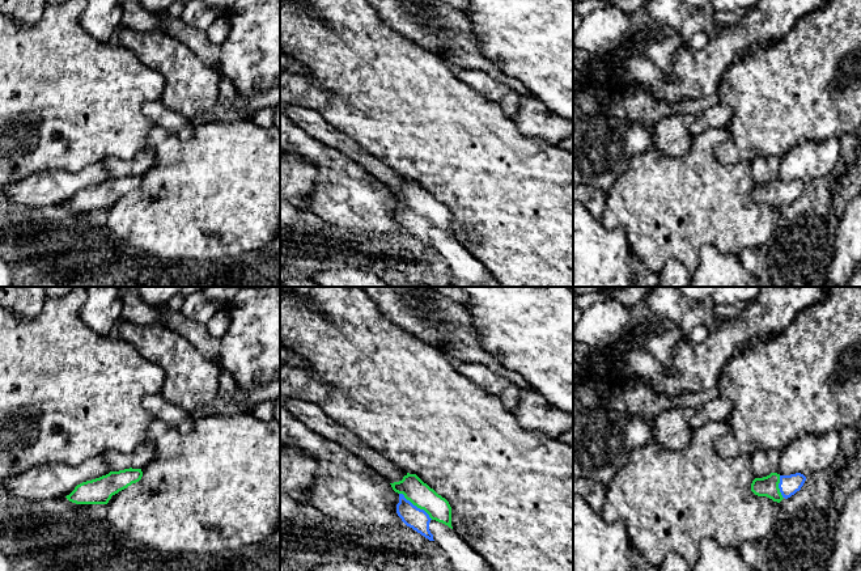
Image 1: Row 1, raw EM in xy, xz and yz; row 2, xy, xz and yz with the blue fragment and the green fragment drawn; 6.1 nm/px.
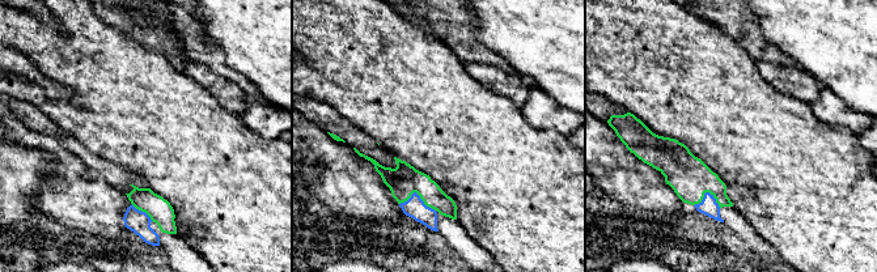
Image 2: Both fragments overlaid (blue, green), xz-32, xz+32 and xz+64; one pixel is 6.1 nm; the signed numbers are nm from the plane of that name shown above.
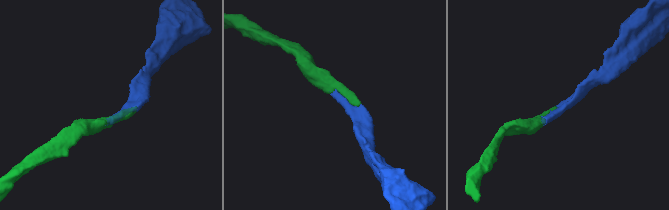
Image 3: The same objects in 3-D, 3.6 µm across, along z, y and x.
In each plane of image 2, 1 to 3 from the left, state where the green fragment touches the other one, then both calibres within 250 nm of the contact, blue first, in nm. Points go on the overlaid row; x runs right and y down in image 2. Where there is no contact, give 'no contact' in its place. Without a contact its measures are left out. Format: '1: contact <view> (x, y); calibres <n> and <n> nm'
1: contact xz-32 (143, 212); calibres 140 and 150 nm
2: contact xz+32 (418, 195); calibres 130 and 190 nm
3: contact xz+64 (707, 192); calibres 110 and 260 nm

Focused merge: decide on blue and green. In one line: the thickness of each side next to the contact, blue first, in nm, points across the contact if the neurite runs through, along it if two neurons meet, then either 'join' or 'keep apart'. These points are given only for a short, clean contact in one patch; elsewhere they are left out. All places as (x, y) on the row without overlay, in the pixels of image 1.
130 nm thick on the blue side, 150 nm on the other; join

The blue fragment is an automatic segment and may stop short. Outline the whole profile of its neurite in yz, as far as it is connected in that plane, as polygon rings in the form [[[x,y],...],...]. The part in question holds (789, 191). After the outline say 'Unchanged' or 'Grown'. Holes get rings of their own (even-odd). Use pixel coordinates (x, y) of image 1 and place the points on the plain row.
[[[771,179],[763,185],[755,185],[751,190],[751,198],[758,203],[767,203],[780,210],[784,204],[788,206],[800,198],[805,187],[806,183],[801,179],[790,182]]]. Grown

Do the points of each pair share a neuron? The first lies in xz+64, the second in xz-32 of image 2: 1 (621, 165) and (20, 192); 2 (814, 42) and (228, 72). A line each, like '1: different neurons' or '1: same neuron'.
1: different neurons
2: different neurons

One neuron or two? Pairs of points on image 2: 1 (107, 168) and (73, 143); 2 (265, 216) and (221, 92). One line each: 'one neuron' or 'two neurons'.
1: one neuron
2: two neurons

